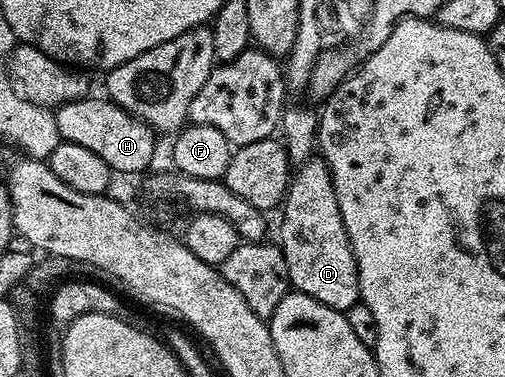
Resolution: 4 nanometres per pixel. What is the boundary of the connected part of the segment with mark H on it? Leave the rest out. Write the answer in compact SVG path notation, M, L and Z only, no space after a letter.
M85 97L72 100L55 108L56 124L61 140L83 145L86 149L98 153L113 173L120 171L124 175L136 175L139 171L147 172L152 158L156 155L157 132L153 131L143 119L136 118L126 109L112 102L107 97L92 99Z

